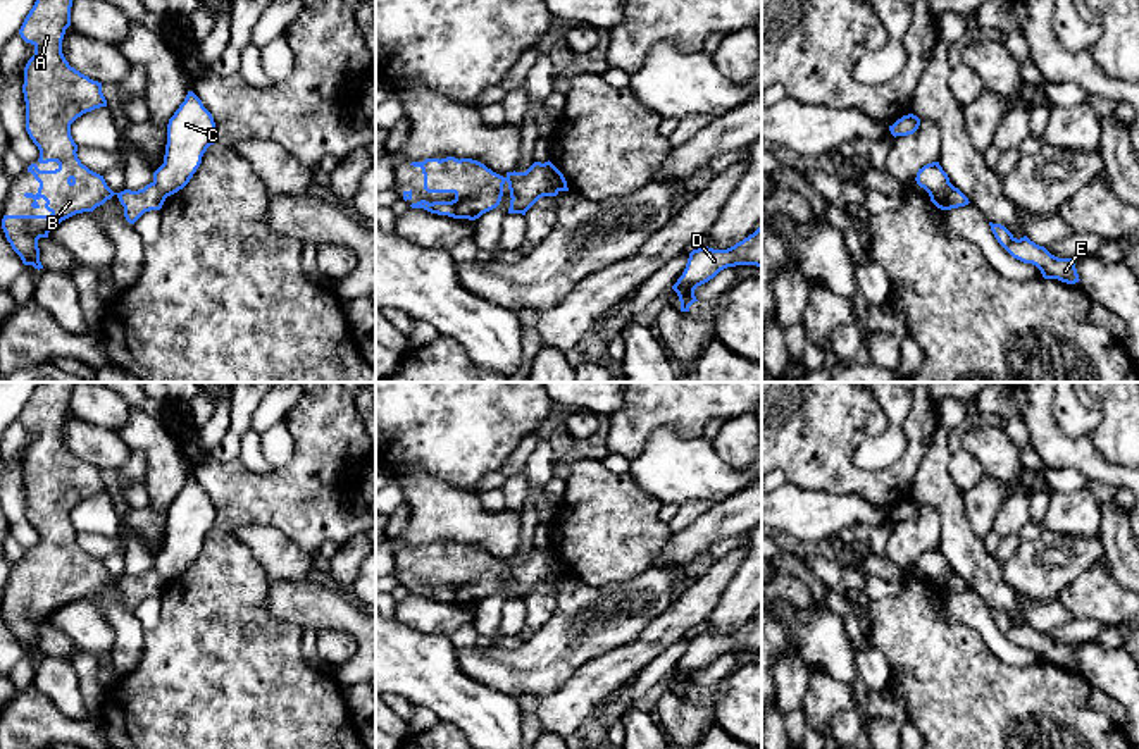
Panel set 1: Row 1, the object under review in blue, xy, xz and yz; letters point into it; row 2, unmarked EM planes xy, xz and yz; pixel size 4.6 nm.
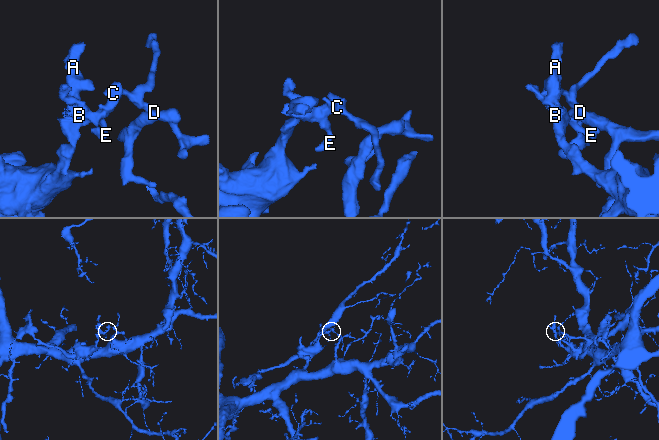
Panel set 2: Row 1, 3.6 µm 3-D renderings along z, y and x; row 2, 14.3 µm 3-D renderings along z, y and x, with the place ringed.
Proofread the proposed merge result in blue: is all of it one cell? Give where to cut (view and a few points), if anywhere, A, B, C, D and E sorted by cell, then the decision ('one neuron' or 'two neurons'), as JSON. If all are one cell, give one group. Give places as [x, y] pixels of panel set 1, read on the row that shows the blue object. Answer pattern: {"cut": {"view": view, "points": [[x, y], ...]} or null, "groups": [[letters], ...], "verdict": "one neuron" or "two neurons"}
{"cut": {"view": "xz", "points": [[541, 164], [548, 179], [559, 190]]}, "groups": [["A", "B", "E"], ["C", "D"]], "verdict": "two neurons"}

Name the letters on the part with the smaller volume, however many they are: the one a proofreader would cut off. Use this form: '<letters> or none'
A, B, E

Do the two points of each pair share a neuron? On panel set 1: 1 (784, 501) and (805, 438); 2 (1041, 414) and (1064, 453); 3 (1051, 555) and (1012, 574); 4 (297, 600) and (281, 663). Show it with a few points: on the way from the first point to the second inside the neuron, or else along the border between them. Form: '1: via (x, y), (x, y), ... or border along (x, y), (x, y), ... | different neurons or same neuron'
1: border along (788, 481), (803, 489), (831, 493) | different neurons
2: via (1041, 424), (1045, 434), (1053, 443) | same neuron
3: via (1041, 563), (1033, 572), (1022, 572) | same neuron
4: border along (269, 589), (266, 610), (305, 629) | different neurons

